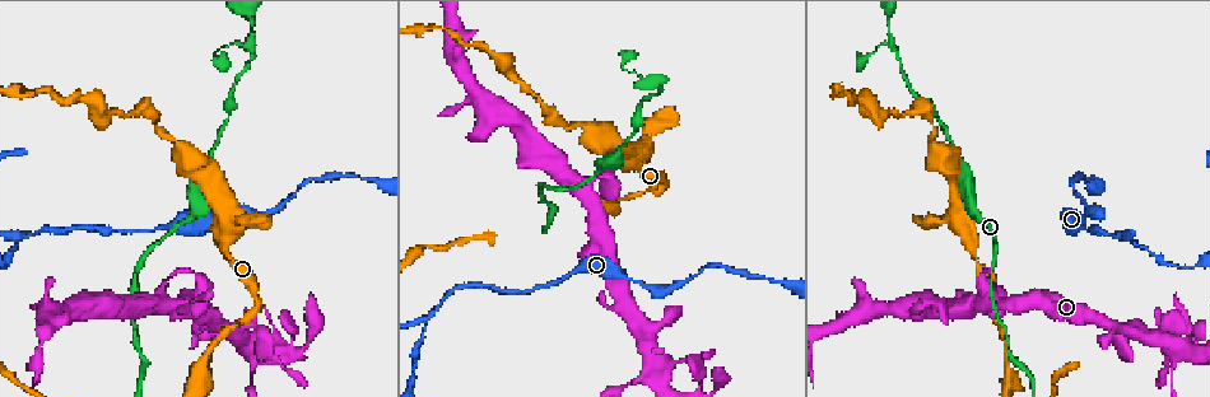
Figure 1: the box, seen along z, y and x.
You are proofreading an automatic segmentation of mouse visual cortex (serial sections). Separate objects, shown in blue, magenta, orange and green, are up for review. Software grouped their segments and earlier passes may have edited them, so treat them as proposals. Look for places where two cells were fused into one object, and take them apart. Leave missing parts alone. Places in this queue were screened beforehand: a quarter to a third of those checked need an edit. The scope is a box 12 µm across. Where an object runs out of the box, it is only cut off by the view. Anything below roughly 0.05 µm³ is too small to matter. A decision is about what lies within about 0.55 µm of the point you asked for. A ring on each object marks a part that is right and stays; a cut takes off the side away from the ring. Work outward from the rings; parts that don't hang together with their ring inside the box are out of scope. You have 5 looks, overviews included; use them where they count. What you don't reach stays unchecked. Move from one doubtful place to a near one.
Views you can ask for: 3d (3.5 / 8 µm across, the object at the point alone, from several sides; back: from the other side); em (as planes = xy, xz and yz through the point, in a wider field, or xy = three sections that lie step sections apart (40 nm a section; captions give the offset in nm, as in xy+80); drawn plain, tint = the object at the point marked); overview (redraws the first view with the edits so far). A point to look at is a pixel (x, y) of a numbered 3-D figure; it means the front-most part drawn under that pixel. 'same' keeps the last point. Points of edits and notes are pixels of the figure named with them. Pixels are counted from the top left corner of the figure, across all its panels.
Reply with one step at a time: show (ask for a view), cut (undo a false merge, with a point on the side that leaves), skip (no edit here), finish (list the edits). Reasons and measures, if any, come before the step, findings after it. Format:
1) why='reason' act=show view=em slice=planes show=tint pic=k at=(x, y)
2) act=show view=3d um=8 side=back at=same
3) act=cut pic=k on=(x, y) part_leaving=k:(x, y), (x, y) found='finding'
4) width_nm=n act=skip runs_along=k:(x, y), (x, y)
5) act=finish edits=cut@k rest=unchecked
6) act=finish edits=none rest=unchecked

why='branch point' act=show view=3d um=3.5 pic=1 at=(249, 49)

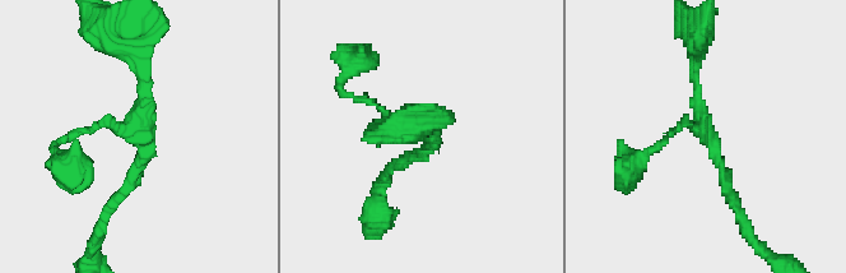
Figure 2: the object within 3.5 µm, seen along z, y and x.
arms=3 arm_widths_nm=100,150,150 act=show view=em slice=xy step=2 show=tint pic=2 at=(705, 135)

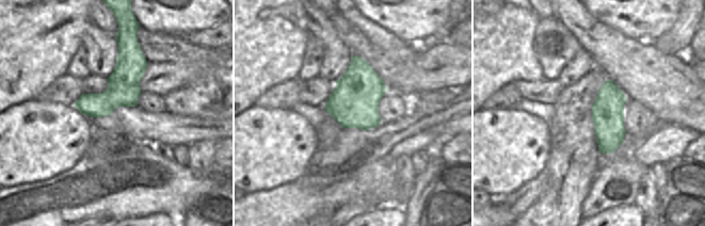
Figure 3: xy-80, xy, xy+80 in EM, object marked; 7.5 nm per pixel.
act=skip runs_along=2:(733, 204), (697, 106), (697, 55) found='one cell here'

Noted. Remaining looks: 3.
why='three-way junction' act=show view=em slice=xy step=1 show=tint pic=1 at=(17, 239)

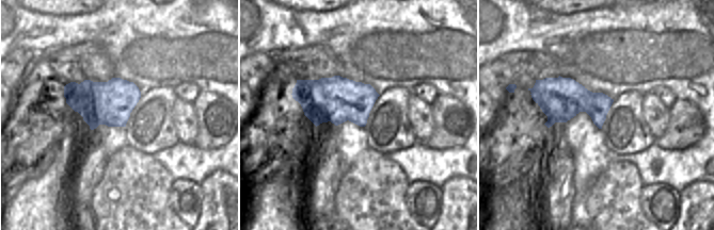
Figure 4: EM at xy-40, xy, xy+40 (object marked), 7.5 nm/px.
act=show view=3d um=3.5 at=same

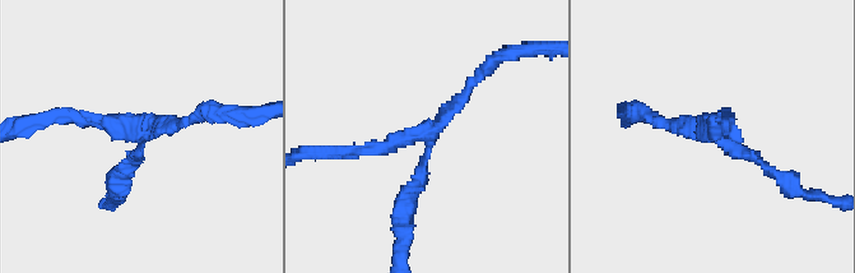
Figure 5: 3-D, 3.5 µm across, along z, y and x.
act=skip found='continuous, no second cell'

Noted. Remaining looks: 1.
act=finish edits=none rest=unchecked

